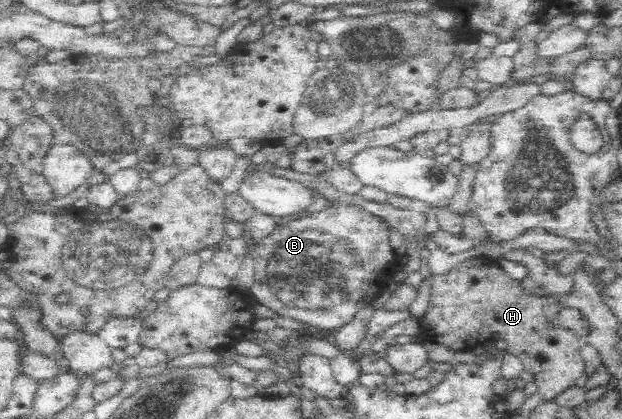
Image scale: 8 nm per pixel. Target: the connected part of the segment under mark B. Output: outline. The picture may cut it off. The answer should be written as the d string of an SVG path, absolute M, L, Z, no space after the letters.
M329 202L333 205L331 208L290 221L254 243L255 282L250 291L258 303L270 311L332 333L347 325L359 311L372 306L377 297L387 293L401 275L402 257L391 247L390 225L385 220L356 206Z

